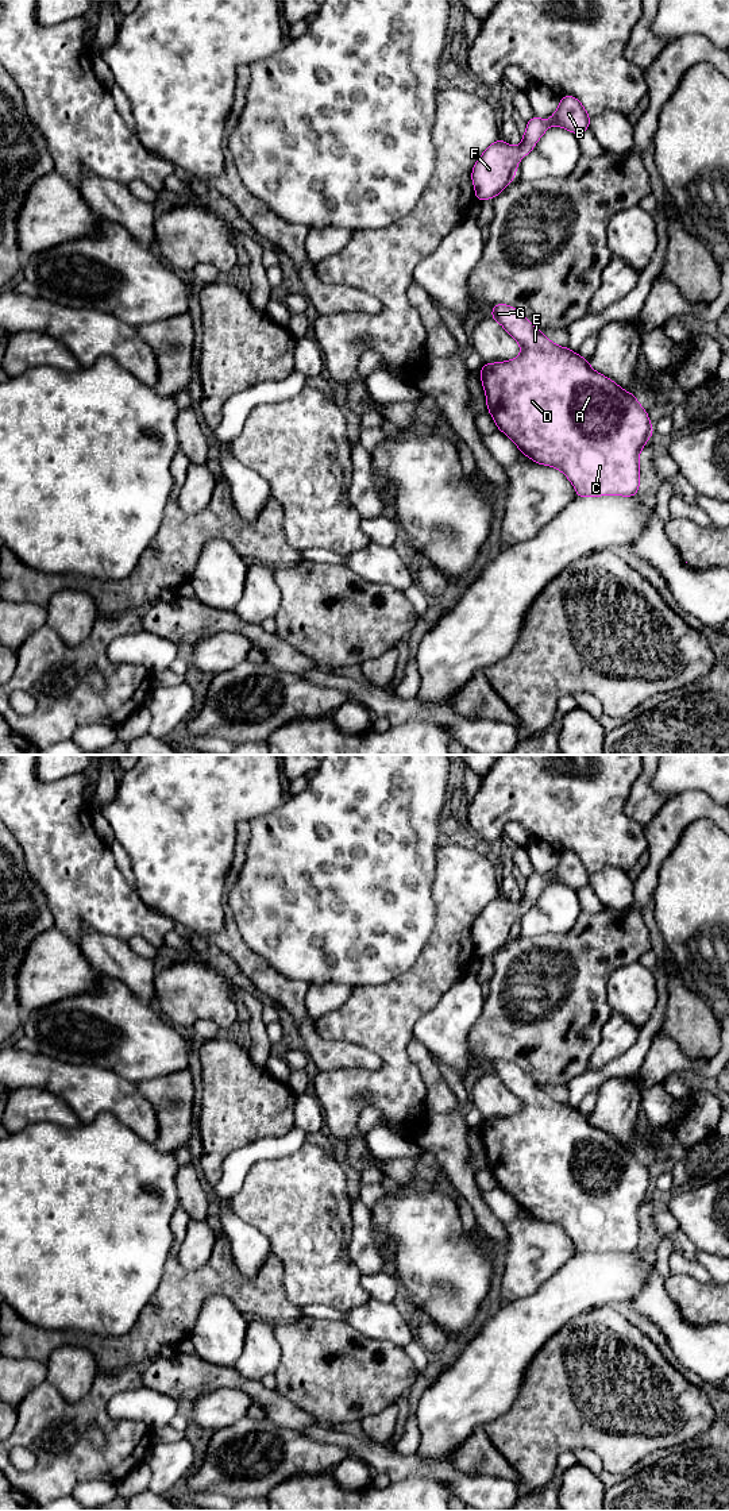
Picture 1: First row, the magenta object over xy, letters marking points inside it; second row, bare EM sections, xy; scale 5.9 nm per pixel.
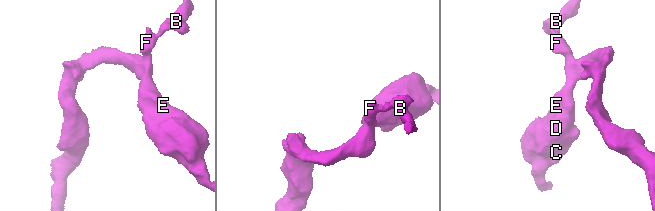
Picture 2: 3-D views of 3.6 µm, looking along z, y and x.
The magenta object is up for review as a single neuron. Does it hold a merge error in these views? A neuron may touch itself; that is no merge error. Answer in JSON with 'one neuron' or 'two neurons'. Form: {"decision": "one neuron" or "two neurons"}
{"decision": "one neuron"}

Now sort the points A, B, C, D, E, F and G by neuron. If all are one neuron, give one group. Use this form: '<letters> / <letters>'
A B C D E F G

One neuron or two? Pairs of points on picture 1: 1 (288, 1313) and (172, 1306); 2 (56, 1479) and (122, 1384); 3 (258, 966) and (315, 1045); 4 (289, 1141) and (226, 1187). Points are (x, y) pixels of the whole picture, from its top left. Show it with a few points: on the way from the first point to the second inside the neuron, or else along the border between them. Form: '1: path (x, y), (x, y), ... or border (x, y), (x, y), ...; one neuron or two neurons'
1: path (259, 1296), (247, 1295), (235, 1286), (200, 1286); one neuron
2: path (70, 1453), (84, 1434), (83, 1417), (96, 1402); one neuron
3: path (276, 986), (296, 1006), (305, 1025); one neuron
4: path (272, 1148), (257, 1149), (236, 1170); one neuron

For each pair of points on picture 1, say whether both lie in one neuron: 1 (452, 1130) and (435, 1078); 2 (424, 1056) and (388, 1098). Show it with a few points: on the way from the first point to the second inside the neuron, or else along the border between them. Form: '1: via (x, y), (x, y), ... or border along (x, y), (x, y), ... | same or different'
1: border along (446, 1082), (456, 1106), (447, 1113), (428, 1113) | different
2: border along (412, 1037), (407, 1055), (417, 1068), (427, 1095) | different

